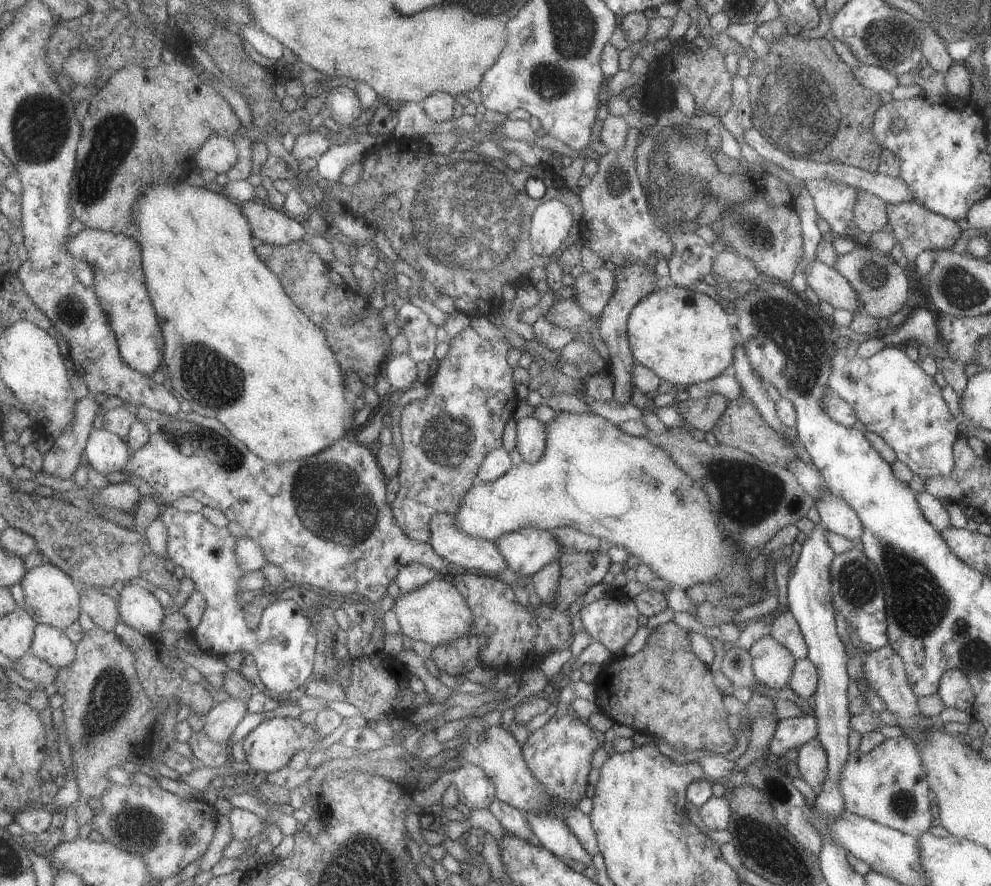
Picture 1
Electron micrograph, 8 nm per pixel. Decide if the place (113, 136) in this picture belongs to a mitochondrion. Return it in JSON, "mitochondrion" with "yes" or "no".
{"mitochondrion":"yes"}

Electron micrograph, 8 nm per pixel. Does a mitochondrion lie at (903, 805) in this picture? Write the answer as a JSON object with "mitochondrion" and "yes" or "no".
{"mitochondrion":"yes"}

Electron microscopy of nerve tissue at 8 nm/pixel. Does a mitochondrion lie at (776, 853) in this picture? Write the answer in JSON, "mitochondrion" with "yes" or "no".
{"mitochondrion":"yes"}

